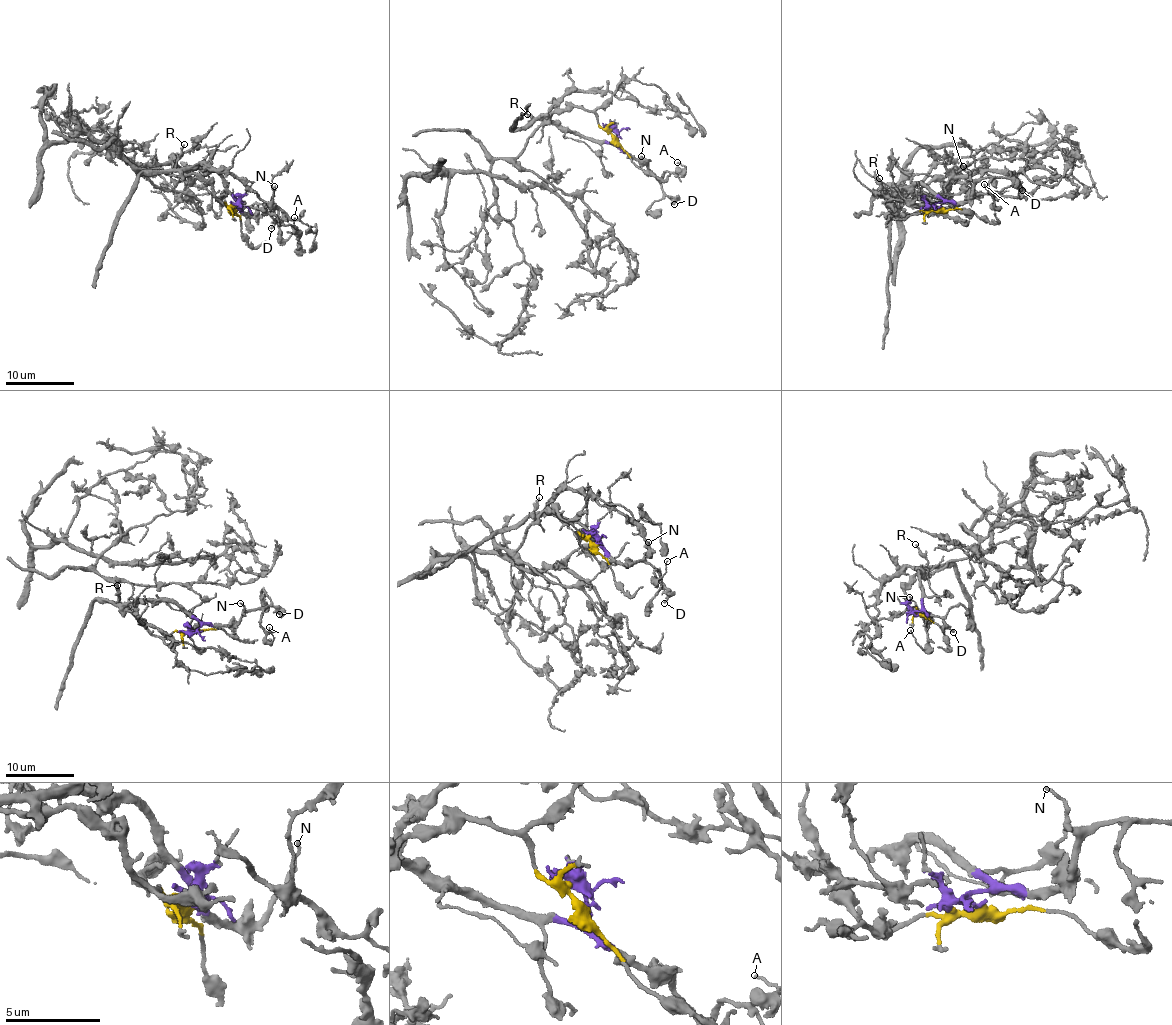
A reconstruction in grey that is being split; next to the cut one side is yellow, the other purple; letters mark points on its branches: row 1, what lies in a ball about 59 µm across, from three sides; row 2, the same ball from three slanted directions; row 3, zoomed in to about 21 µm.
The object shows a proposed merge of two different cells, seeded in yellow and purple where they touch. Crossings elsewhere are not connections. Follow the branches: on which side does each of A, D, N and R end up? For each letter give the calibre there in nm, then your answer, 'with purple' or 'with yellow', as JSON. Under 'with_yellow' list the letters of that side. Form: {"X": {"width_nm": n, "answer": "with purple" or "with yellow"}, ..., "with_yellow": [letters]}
{"A": {"width_nm": 110, "answer": "with purple"}, "D": {"width_nm": 180, "answer": "with purple"}, "N": {"width_nm": 130, "answer": "with purple"}, "R": {"width_nm": 170, "answer": "with purple"}, "with_yellow": []}

